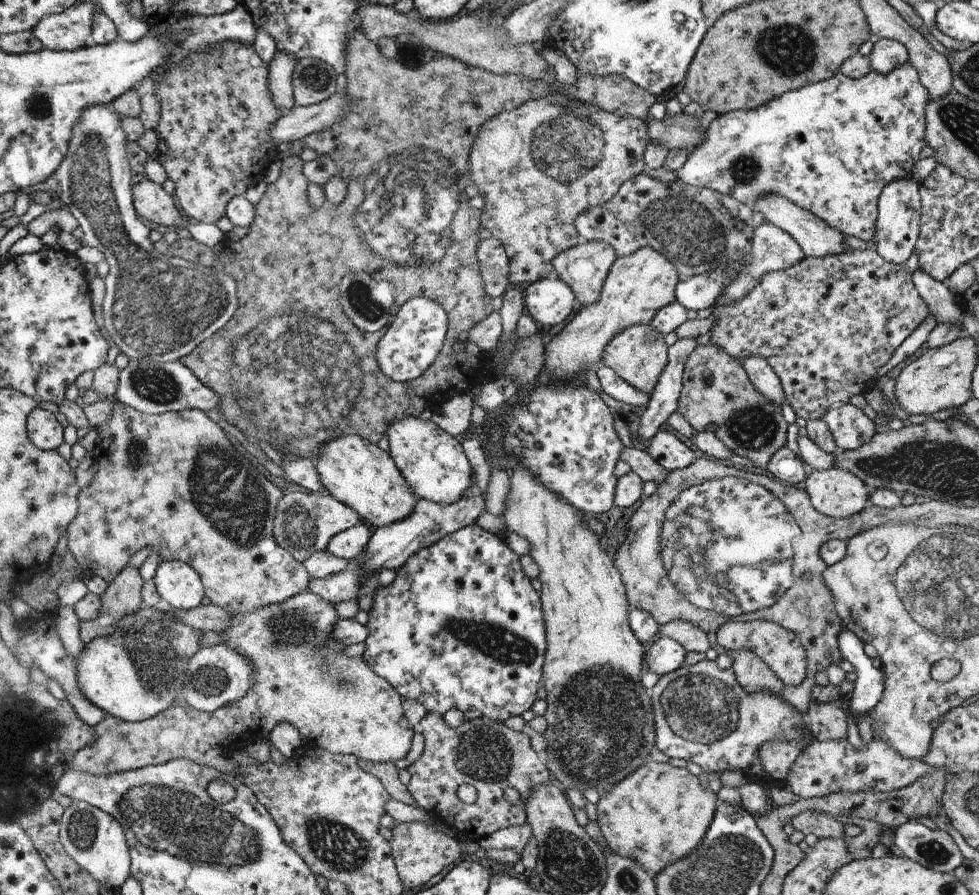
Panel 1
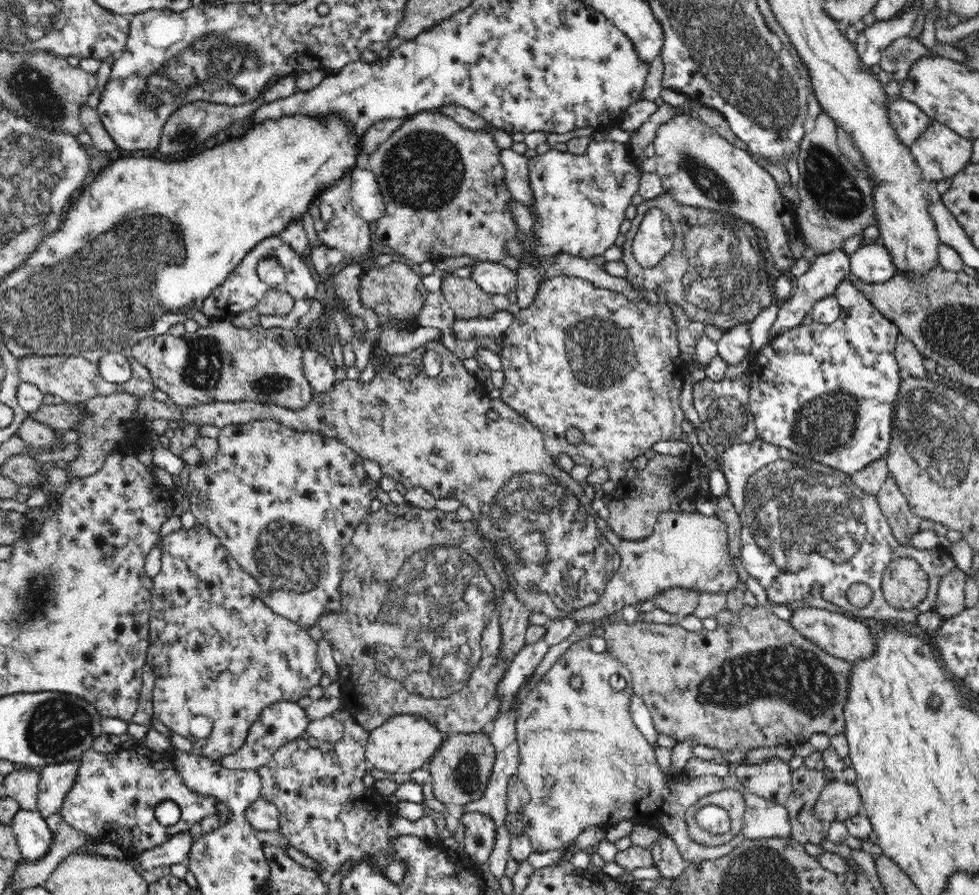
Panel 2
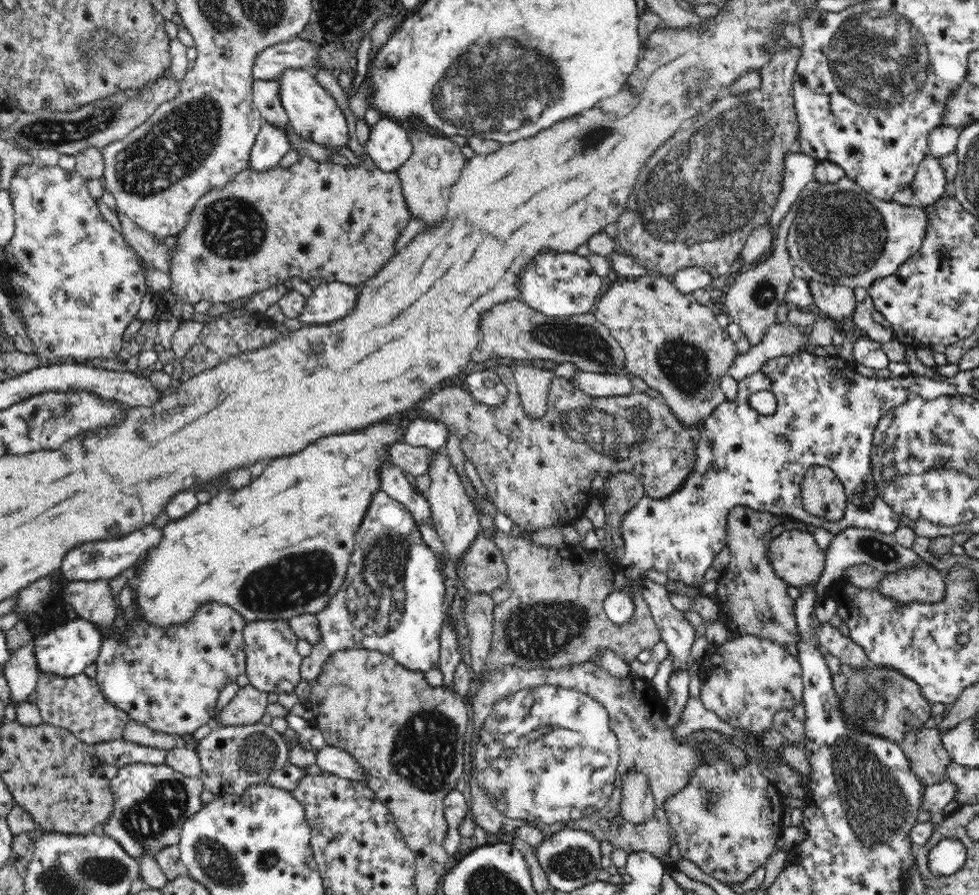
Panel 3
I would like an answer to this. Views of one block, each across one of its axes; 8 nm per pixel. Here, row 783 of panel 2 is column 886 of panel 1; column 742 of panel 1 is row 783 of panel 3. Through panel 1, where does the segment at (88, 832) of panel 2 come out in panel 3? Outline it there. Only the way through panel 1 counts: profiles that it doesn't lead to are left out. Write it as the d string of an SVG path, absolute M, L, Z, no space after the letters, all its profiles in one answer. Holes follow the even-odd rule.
M166 764L124 765L110 780L110 786L113 812L99 831L114 839L136 860L145 855L155 857L164 848L178 845L183 825L204 805L200 799L203 789L200 780L184 776Z

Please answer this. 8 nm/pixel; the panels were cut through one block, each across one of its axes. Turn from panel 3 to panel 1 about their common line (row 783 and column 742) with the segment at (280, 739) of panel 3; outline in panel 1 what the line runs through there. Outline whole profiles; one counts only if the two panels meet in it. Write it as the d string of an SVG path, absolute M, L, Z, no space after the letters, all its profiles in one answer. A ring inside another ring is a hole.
M642 172L626 180L618 192L602 206L594 206L588 212L582 212L575 225L581 241L606 242L614 248L617 257L630 256L636 250L650 246L674 264L680 281L684 281L720 268L740 268L745 263L753 240L752 212L747 202L736 197L708 188L696 188L681 181L661 182Z

